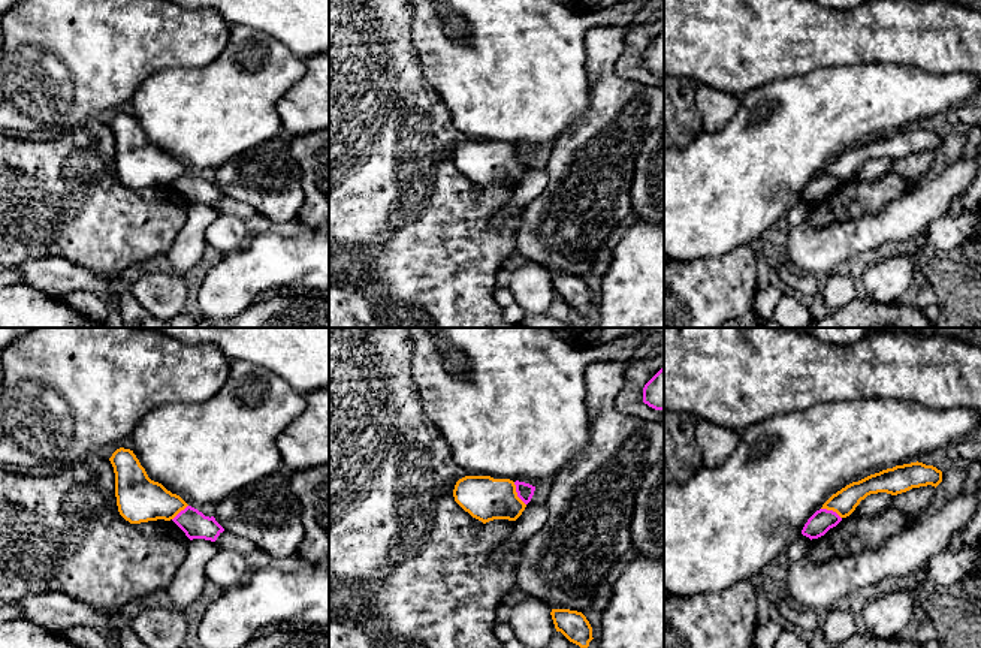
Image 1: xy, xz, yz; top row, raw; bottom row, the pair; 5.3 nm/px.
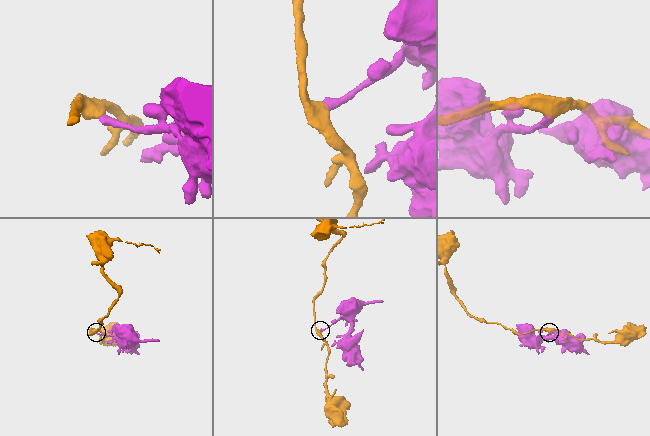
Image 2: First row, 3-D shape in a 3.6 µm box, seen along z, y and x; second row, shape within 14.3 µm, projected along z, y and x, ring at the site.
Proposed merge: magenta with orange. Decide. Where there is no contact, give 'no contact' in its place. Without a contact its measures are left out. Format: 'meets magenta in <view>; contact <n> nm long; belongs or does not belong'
meets magenta in xz; contact 140 nm long; does not belong

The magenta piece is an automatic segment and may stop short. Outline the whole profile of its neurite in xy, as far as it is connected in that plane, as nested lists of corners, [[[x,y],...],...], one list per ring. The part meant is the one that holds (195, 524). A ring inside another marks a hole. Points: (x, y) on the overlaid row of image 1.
[[[187,506],[172,519],[185,536],[193,539],[205,539],[215,542],[224,528],[215,521],[214,516],[205,516],[197,509]]]

